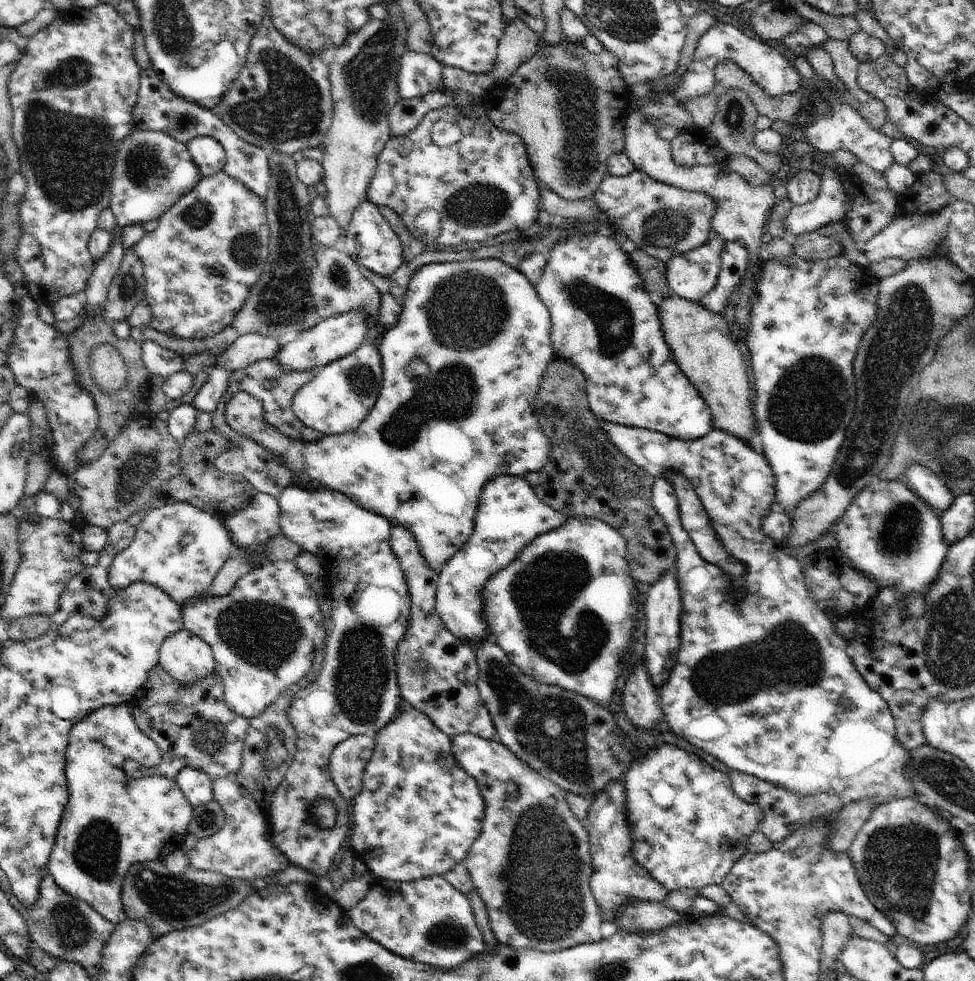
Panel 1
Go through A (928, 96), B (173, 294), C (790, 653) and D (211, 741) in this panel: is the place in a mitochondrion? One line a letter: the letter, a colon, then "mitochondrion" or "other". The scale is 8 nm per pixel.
A: other
B: other
C: mitochondrion
D: mitochondrion

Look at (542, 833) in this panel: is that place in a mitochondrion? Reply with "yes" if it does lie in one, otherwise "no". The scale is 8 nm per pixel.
yes

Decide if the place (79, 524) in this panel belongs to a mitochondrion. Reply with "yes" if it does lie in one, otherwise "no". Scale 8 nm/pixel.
no

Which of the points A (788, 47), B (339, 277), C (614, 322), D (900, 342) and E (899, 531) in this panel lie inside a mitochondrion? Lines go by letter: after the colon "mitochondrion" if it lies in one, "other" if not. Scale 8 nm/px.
A: other
B: mitochondrion
C: mitochondrion
D: mitochondrion
E: mitochondrion

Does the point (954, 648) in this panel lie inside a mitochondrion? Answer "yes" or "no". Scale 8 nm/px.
yes

